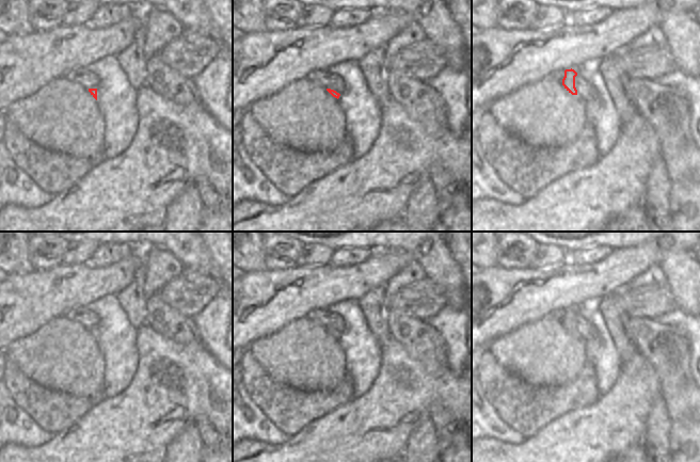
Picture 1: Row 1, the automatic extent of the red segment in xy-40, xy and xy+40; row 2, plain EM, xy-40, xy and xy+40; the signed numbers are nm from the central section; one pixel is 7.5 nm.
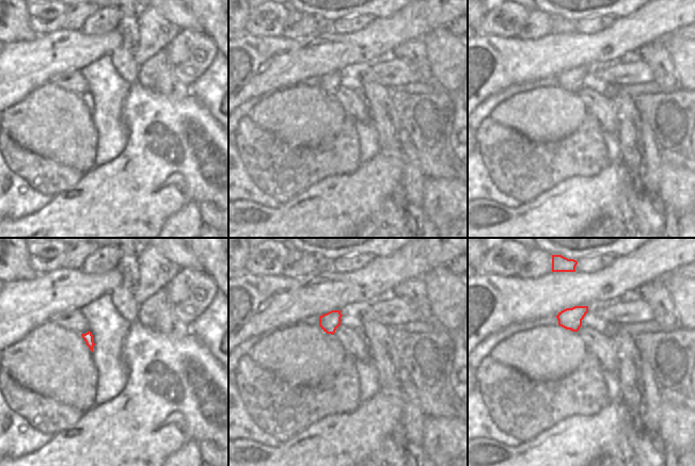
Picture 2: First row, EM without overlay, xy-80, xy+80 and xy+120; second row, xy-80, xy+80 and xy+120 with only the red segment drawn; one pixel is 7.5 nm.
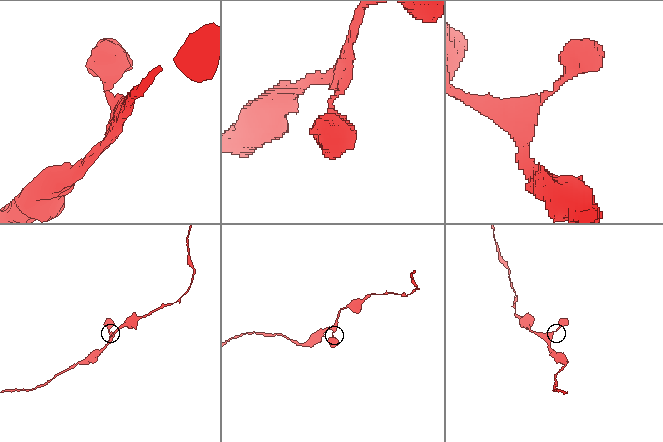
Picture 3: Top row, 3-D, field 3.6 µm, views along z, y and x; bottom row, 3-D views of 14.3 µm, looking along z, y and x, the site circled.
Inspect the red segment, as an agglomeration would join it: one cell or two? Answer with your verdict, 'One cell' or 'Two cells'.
One cell

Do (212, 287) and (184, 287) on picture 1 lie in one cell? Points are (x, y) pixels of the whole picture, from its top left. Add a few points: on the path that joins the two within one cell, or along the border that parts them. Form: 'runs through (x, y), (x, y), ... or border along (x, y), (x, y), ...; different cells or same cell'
runs through (205, 289), (191, 289); same cell

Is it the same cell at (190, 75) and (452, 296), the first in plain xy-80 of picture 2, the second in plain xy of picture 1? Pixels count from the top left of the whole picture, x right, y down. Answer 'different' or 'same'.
different

